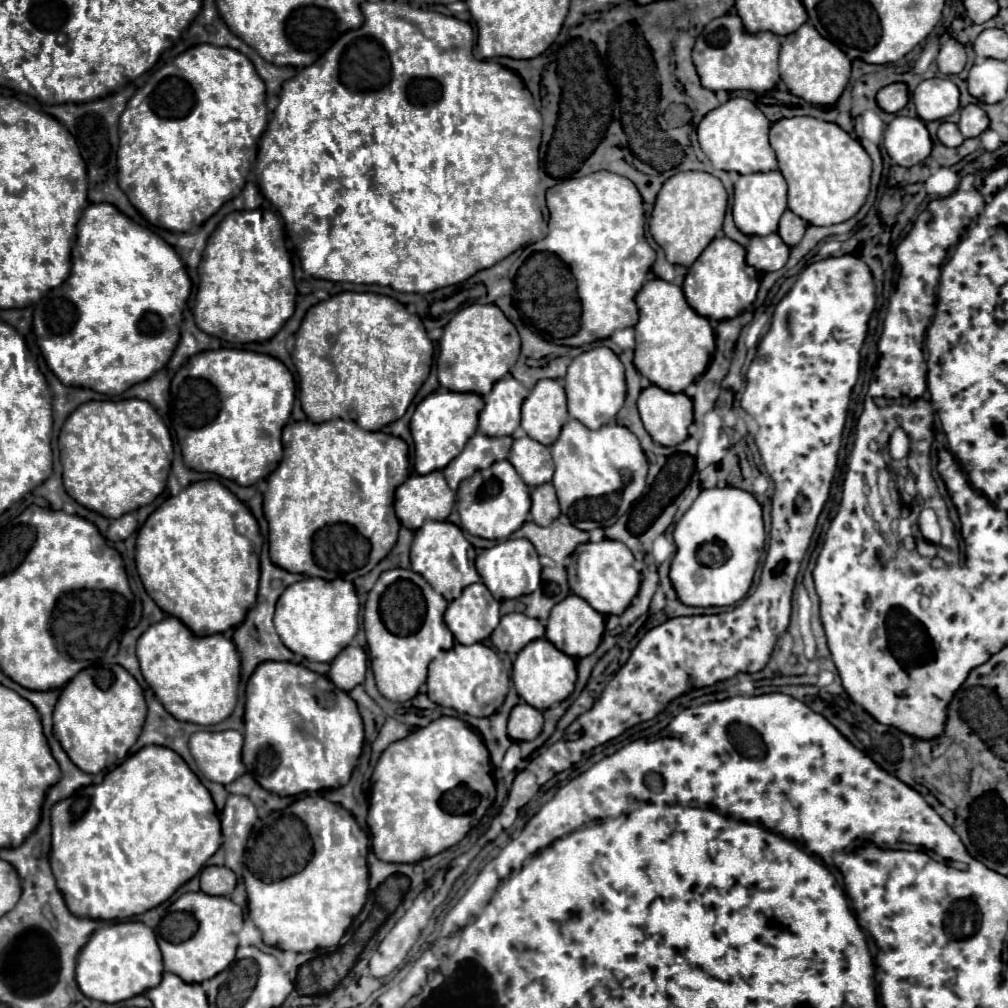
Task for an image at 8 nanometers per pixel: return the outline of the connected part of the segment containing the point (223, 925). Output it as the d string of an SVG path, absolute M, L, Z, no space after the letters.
M187 892L169 906L169 914L159 924L157 942L163 952L167 972L177 974L185 982L205 982L233 964L237 950L237 932L243 926L243 912L227 896L209 896L203 892Z

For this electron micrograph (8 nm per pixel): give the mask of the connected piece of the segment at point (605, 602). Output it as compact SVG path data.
M605 538L597 544L587 542L587 544L577 546L577 550L571 558L571 564L567 568L571 574L571 578L569 578L571 590L605 616L623 614L640 587L641 578L633 566L631 550L625 544L609 540L609 538Z

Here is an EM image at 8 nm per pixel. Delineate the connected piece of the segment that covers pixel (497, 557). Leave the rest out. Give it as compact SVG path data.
M513 538L495 544L489 550L483 550L475 560L477 572L483 578L483 584L489 588L495 600L519 598L523 594L531 594L541 584L541 564L539 554L533 550L533 544L527 538Z

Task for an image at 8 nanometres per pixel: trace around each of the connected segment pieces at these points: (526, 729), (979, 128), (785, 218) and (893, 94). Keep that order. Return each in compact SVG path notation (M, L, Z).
M521 702L511 710L507 724L507 734L511 736L511 740L515 742L535 740L541 728L543 728L543 714L537 708Z
M969 104L961 110L961 120L957 126L963 138L975 138L989 128L989 118L977 104Z
M785 210L785 212L783 212L783 216L781 216L781 220L779 220L779 230L777 230L777 234L781 234L781 238L783 238L783 242L785 242L787 246L795 246L795 244L803 238L805 230L807 230L807 222L805 222L805 220L801 220L801 218L799 218L797 214L793 214L791 210Z
M895 82L895 84L889 84L885 88L879 90L877 94L877 104L881 110L885 112L899 112L907 106L909 102L909 90L907 90L907 84L903 82Z

